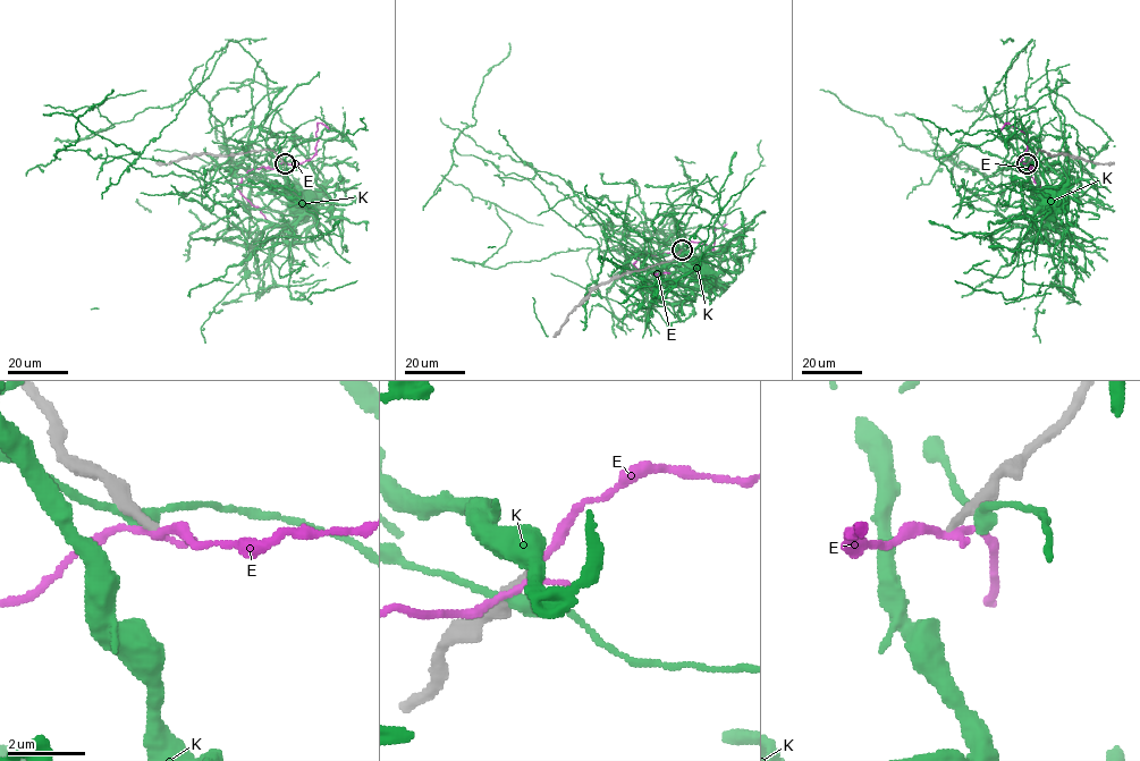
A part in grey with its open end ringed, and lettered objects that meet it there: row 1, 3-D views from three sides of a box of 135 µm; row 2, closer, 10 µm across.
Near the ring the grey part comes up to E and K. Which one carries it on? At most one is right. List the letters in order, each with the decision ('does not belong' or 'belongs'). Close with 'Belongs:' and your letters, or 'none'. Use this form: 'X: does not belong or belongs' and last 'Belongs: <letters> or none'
E: does not belong
K: does not belong
Belongs: none

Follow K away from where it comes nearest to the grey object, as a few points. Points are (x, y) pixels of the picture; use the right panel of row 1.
K: (1029, 161), (1020, 153), (1022, 170), (1040, 199)

